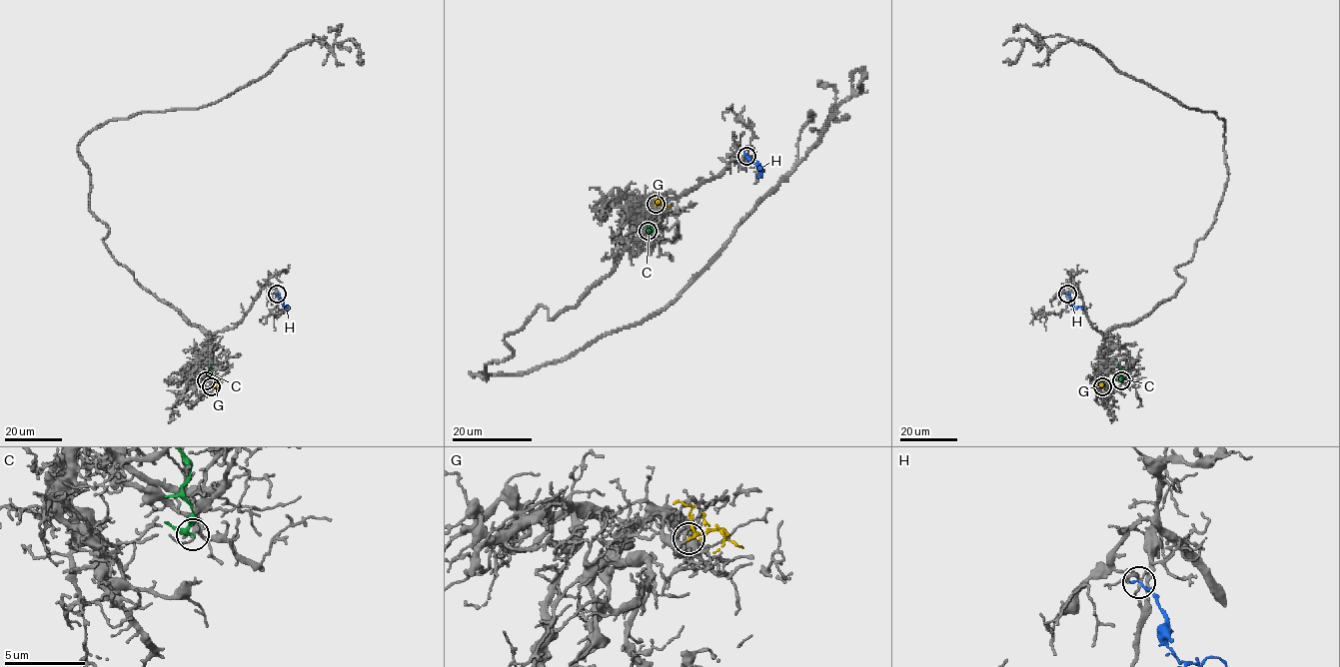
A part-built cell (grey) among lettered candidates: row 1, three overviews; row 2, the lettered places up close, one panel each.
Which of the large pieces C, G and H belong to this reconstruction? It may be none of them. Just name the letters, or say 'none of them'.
G

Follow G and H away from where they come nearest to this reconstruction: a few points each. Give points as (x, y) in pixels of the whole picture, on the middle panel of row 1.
G: (656, 204), (664, 202), (669, 207)
H: (746, 155), (760, 167), (761, 175), (758, 176)

